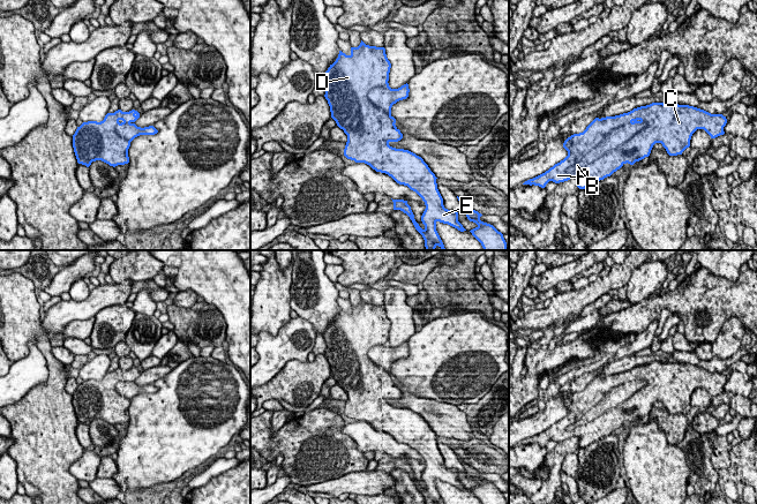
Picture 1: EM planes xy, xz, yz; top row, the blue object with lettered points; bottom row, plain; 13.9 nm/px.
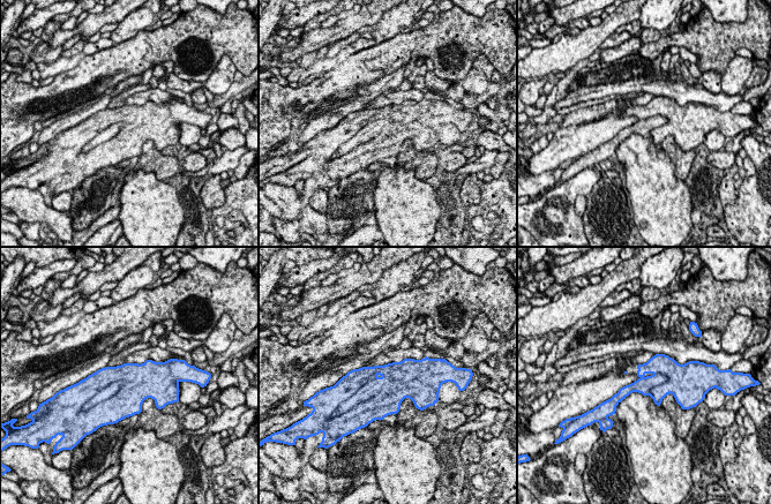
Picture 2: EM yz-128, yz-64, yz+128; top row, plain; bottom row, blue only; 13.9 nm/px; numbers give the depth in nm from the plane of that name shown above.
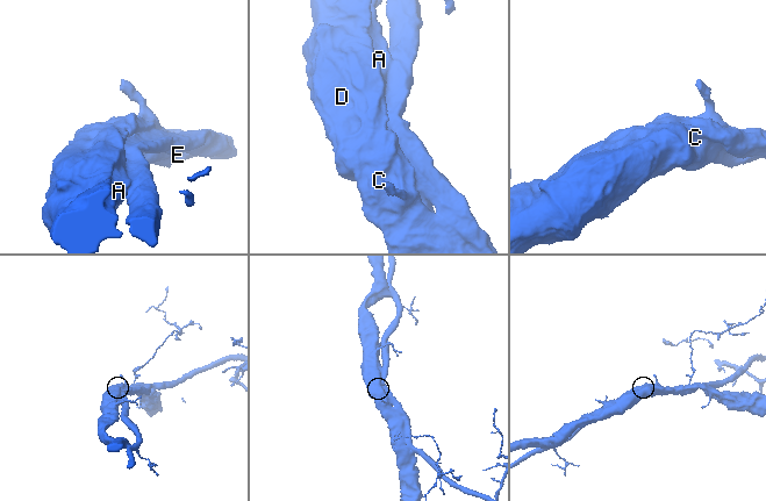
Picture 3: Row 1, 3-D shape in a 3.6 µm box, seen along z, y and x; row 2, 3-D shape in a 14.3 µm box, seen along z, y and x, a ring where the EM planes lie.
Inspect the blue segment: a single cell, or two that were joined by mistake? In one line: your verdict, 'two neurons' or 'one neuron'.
one neuron

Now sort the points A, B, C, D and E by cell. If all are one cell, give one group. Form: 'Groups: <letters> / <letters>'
Groups: A B C D E

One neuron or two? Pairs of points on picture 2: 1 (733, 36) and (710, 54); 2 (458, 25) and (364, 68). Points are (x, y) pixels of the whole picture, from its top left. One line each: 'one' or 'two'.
1: one
2: one

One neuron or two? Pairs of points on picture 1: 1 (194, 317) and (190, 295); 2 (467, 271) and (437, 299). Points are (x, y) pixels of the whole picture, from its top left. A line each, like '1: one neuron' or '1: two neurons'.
1: two neurons
2: one neuron

